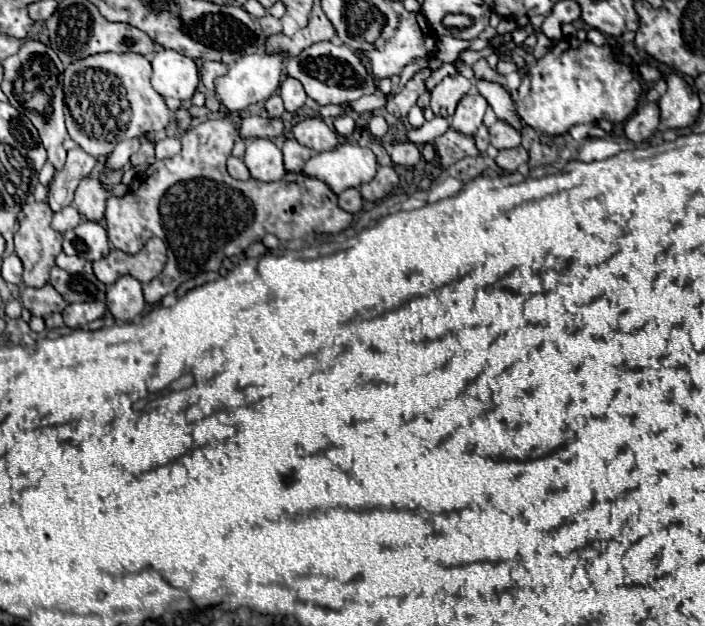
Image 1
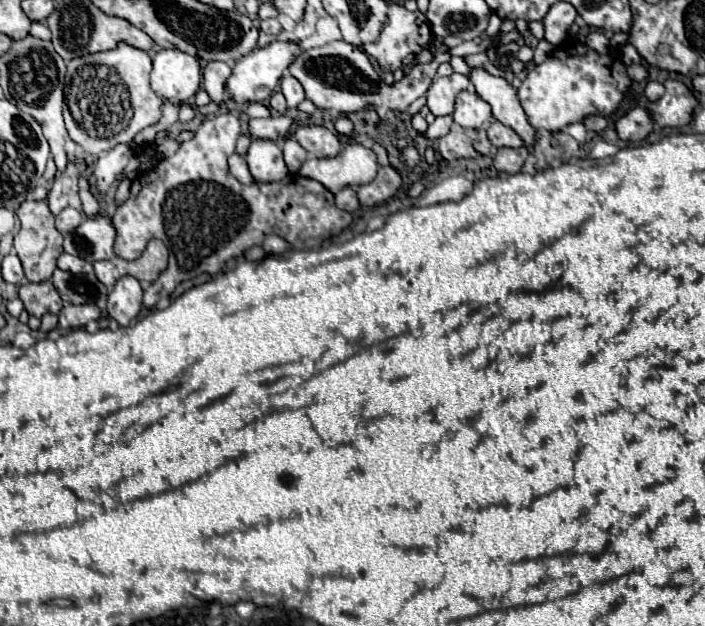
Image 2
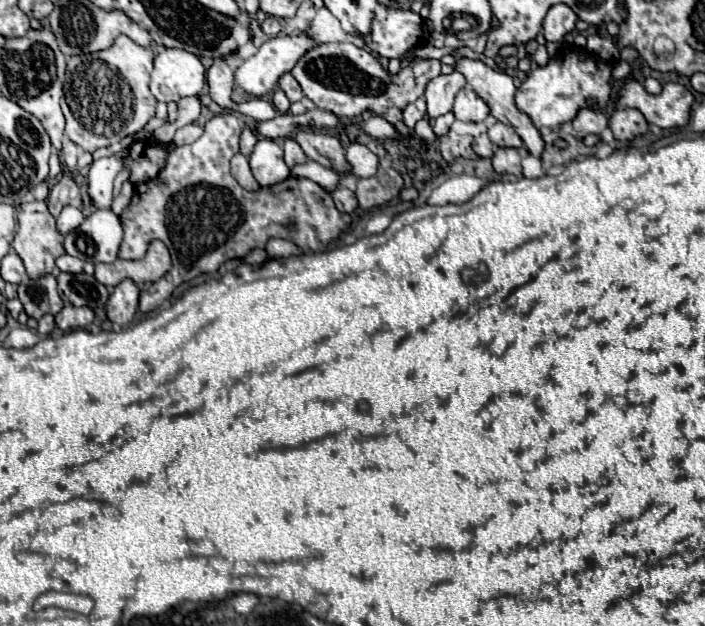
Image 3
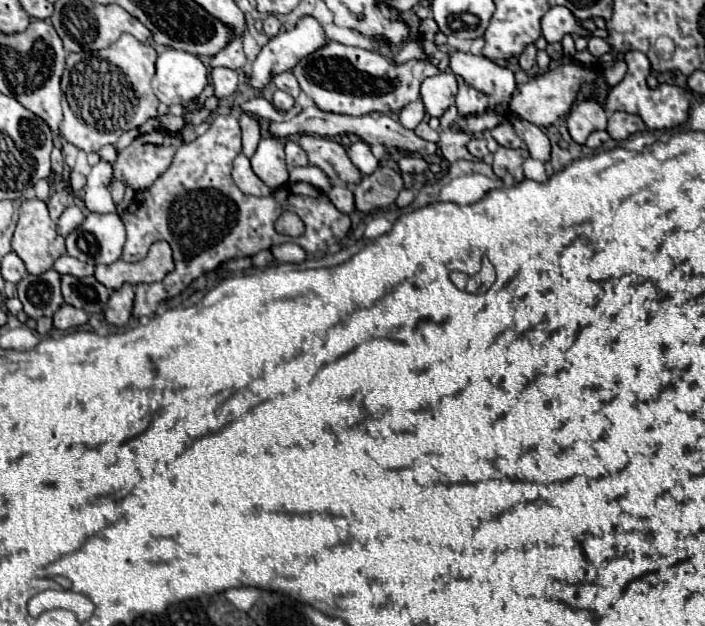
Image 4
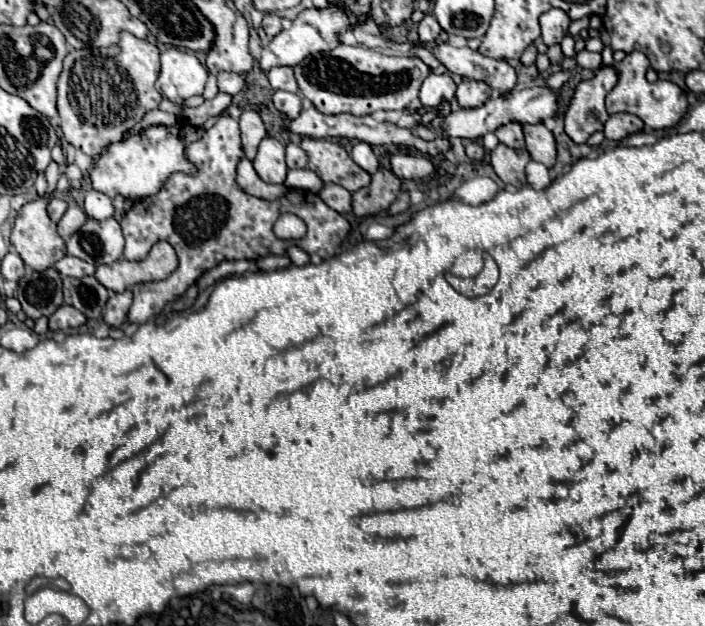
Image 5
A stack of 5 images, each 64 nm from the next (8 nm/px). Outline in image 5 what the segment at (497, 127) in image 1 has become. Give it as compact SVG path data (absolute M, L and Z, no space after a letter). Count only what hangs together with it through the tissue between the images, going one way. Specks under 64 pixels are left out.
M518 122L504 124L494 134L508 148L524 148L524 134L522 134L522 126Z

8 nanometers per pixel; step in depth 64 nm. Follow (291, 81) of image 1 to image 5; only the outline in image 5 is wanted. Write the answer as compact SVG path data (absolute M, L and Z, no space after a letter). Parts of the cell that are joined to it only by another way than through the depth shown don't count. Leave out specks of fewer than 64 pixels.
M272 68L272 72L268 72L268 80L276 90L298 92L298 84L292 68Z

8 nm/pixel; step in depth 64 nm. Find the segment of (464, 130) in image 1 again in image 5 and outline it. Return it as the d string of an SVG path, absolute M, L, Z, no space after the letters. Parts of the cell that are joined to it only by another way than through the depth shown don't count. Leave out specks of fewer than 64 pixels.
M462 80L456 90L456 100L462 108L478 108L492 96L492 88L488 88L484 82L474 80Z

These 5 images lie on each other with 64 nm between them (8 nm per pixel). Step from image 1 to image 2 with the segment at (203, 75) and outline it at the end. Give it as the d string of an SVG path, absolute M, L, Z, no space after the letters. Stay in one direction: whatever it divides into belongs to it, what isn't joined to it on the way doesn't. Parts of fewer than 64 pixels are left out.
M208 62L202 70L202 80L204 80L204 88L208 92L208 96L212 98L212 102L222 104L222 98L226 96L224 92L224 80L230 76L230 66L224 62Z

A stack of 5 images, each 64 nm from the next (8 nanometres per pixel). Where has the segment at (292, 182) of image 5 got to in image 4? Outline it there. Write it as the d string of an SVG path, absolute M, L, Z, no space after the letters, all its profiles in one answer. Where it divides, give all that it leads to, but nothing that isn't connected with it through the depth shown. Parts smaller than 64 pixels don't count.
M296 166L290 170L290 182L308 182L322 192L330 190L330 178L318 166Z

